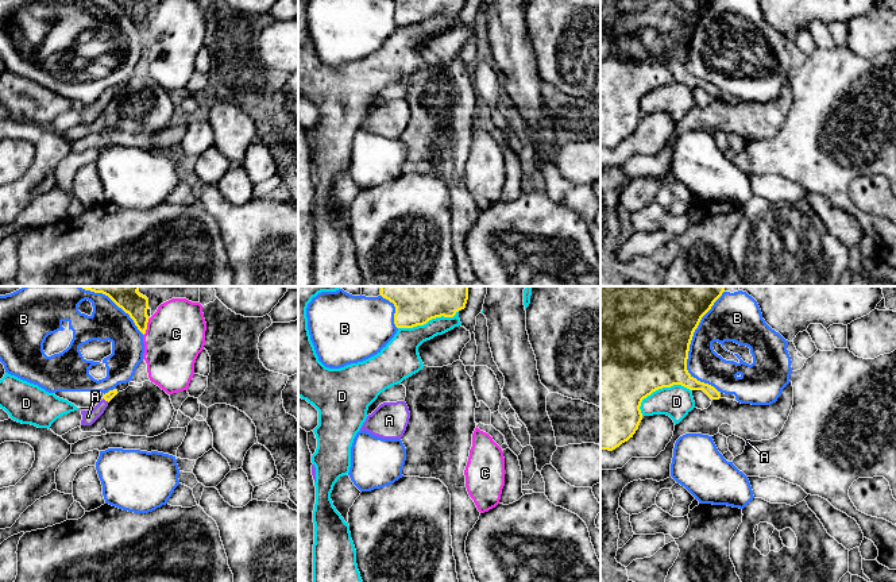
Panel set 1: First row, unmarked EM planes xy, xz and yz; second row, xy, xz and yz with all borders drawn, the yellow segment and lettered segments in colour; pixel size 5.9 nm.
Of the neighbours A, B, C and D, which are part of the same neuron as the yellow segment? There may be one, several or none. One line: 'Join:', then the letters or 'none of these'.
Join: A

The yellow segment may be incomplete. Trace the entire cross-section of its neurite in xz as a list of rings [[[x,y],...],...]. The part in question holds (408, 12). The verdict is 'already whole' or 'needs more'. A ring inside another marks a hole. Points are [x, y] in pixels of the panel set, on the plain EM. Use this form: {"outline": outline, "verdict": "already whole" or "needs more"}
{"outline": [[[393,0],[397,26],[424,23],[436,15],[453,15],[467,0]]], "verdict": "already whole"}

